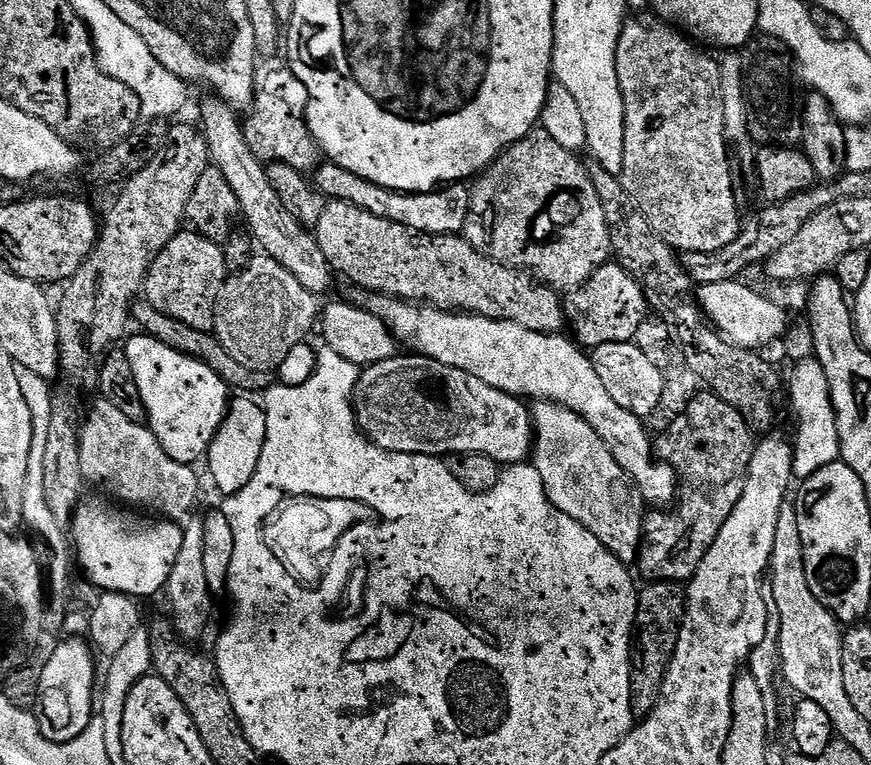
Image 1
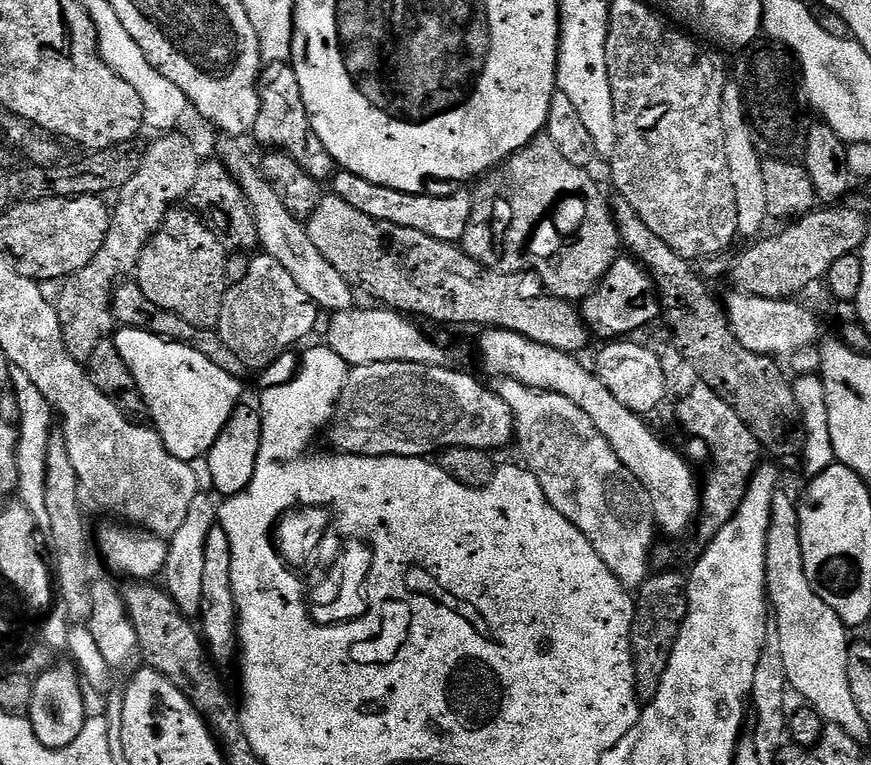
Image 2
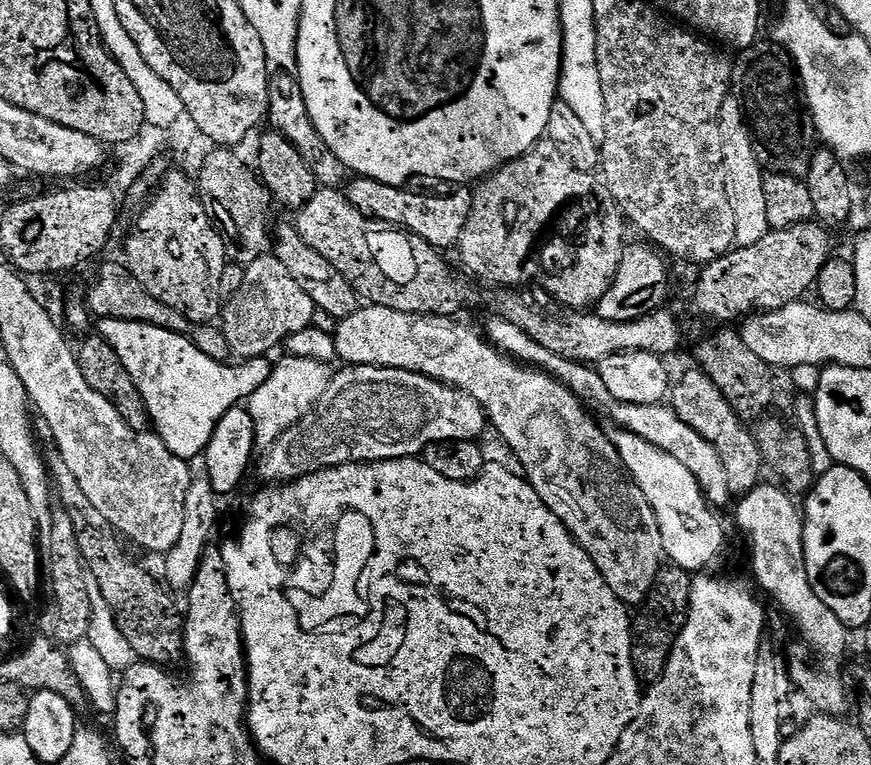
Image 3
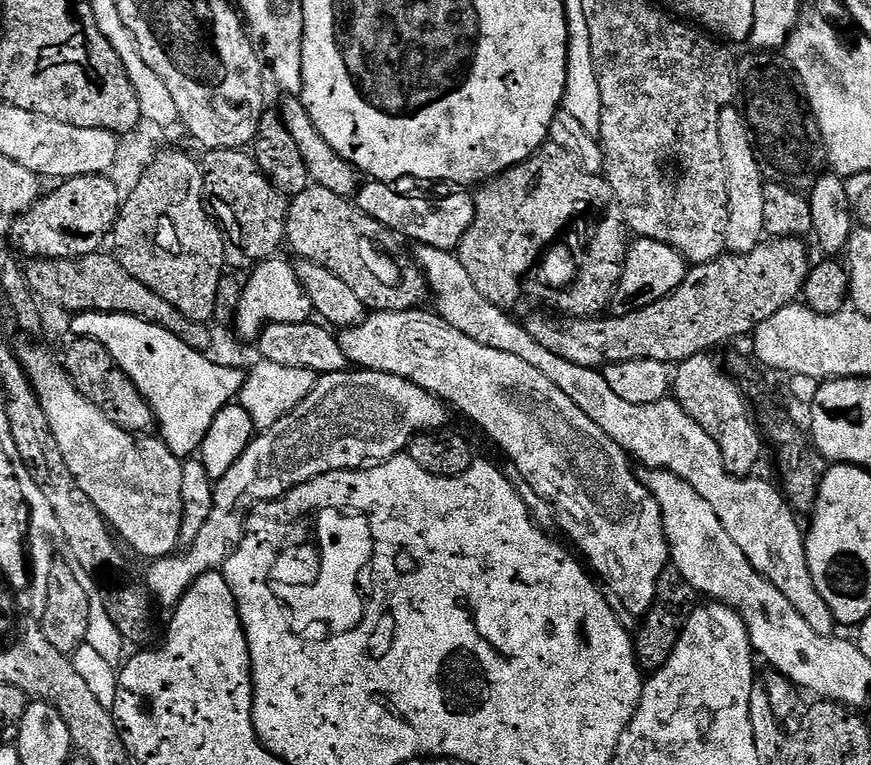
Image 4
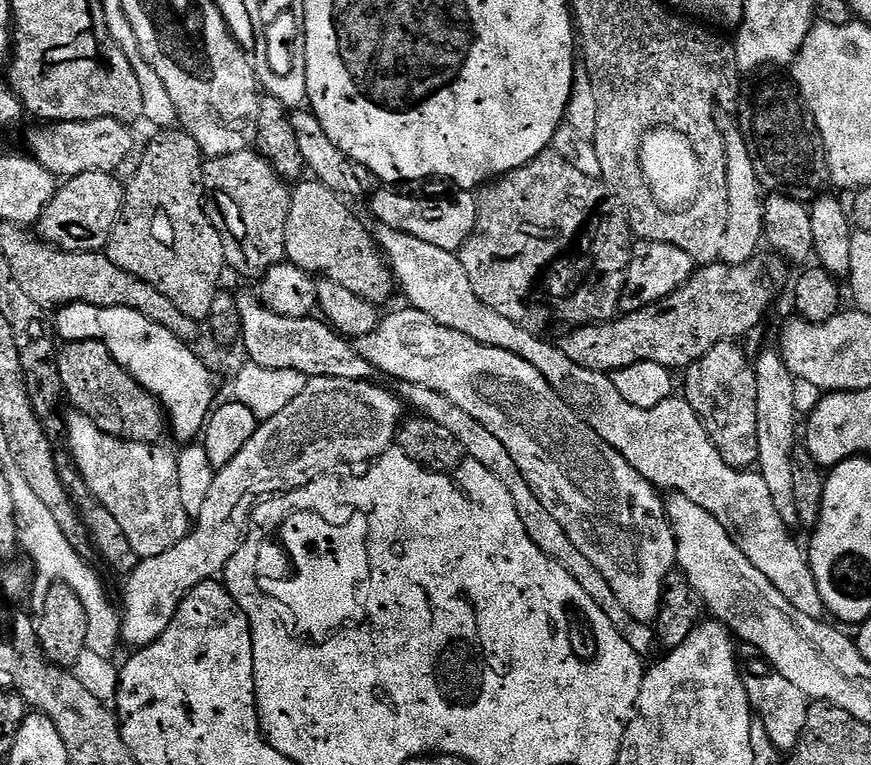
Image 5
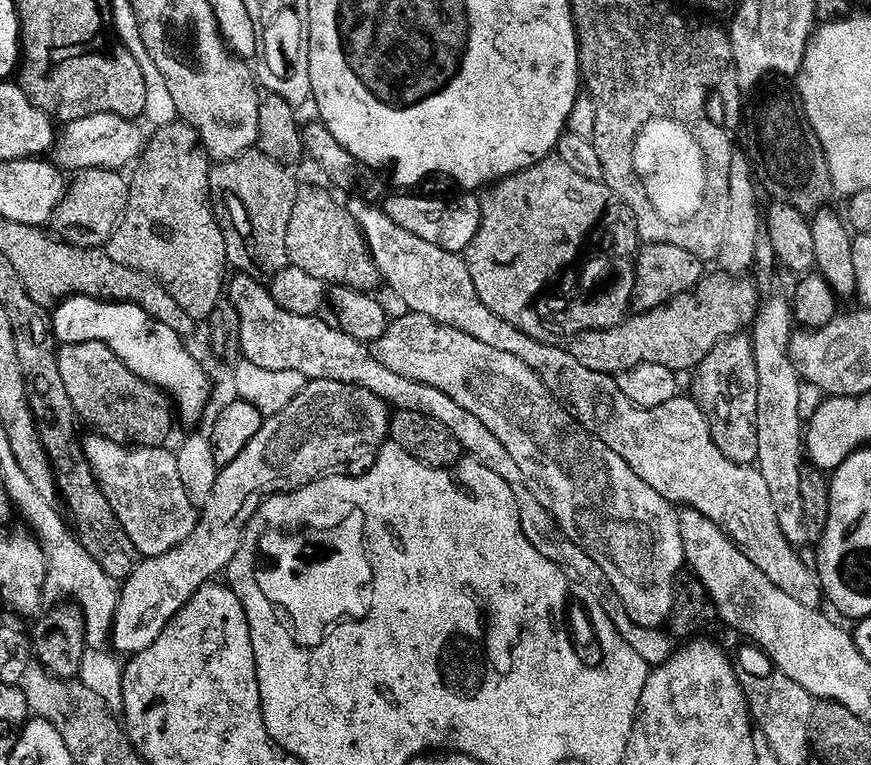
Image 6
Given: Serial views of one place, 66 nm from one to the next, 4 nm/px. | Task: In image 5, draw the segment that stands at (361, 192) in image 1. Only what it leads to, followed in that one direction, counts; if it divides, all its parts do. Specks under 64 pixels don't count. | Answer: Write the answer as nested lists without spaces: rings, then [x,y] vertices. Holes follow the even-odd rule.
[[[384,186],[370,197],[372,212],[383,227],[410,234],[430,246],[438,246],[438,250],[459,253],[460,247],[470,238],[476,225],[476,215],[480,212],[477,197],[471,191],[457,191],[456,200],[419,200],[416,196],[403,196],[396,191],[400,190]]]

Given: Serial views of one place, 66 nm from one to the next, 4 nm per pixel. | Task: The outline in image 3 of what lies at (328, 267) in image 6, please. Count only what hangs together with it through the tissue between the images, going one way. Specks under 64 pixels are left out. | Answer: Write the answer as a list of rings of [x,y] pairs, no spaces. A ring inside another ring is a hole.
[[[317,187],[314,198],[306,202],[295,213],[294,226],[302,238],[306,238],[306,246],[318,250],[346,282],[356,291],[357,297],[368,304],[377,304],[390,310],[413,312],[423,316],[450,316],[455,317],[456,312],[464,308],[468,300],[468,284],[459,280],[448,269],[448,264],[443,260],[441,253],[433,244],[428,244],[418,238],[413,232],[405,232],[395,226],[385,226],[375,220],[367,220],[355,206],[348,201],[343,191],[335,188]]]

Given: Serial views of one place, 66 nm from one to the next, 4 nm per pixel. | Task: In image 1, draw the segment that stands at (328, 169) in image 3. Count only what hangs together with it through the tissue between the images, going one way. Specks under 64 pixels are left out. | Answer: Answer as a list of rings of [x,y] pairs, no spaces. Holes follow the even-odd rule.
[[[277,54],[257,63],[254,98],[243,126],[250,150],[254,150],[265,165],[285,164],[294,166],[299,172],[312,174],[321,163],[320,145],[308,125],[308,91],[283,55]]]

